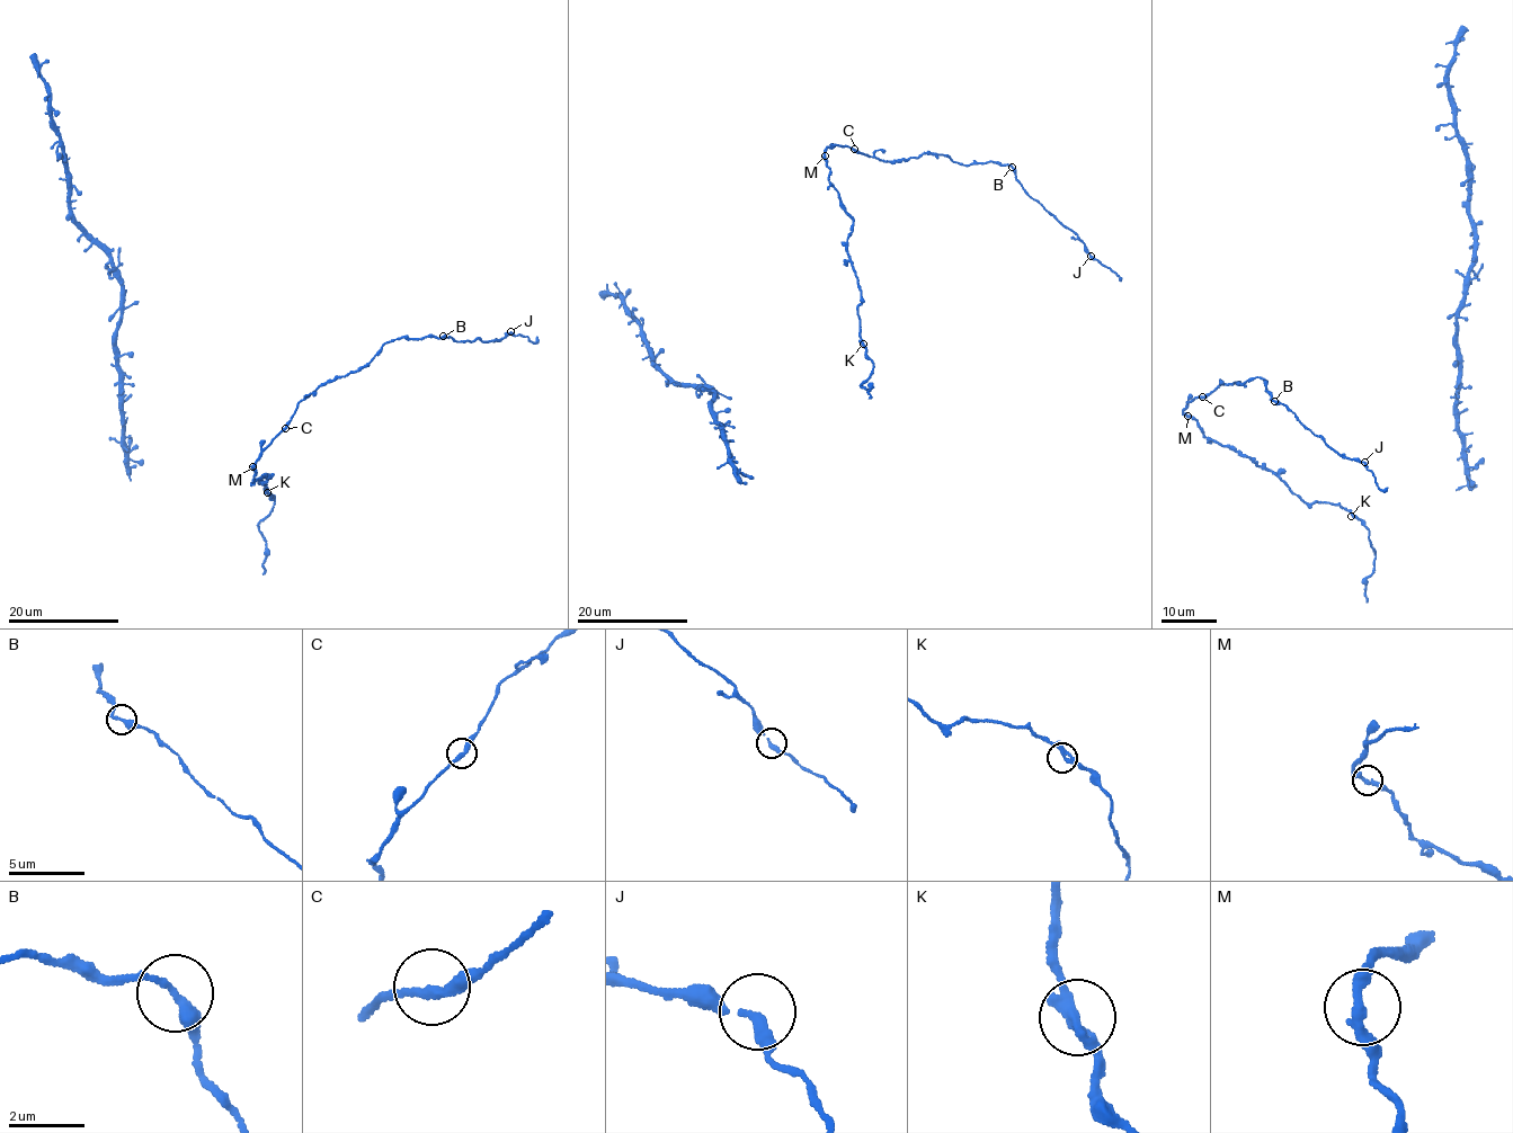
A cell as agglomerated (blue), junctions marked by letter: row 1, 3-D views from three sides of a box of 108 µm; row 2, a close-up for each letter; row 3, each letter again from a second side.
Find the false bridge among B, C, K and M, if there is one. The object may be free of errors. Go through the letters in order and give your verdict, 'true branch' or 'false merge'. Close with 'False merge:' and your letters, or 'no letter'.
B: true branch
C: true branch
K: true branch
M: true branch
False merge: no letter

